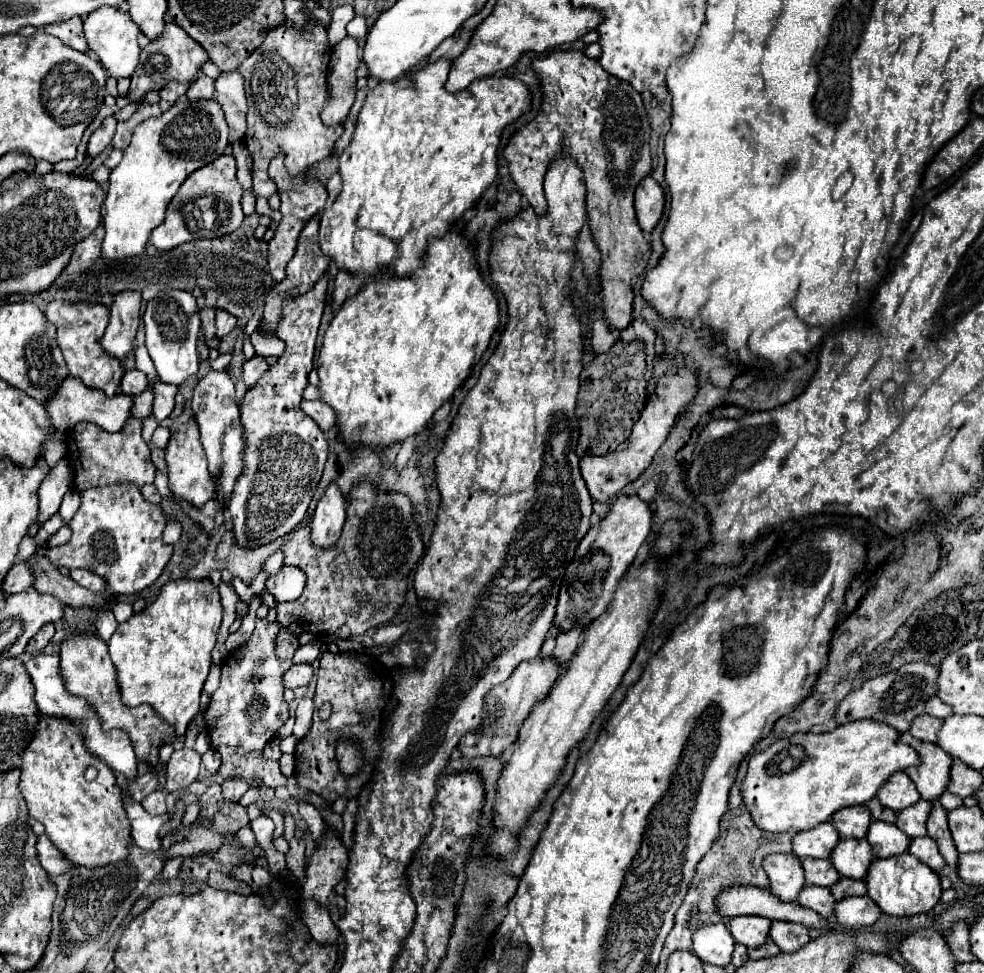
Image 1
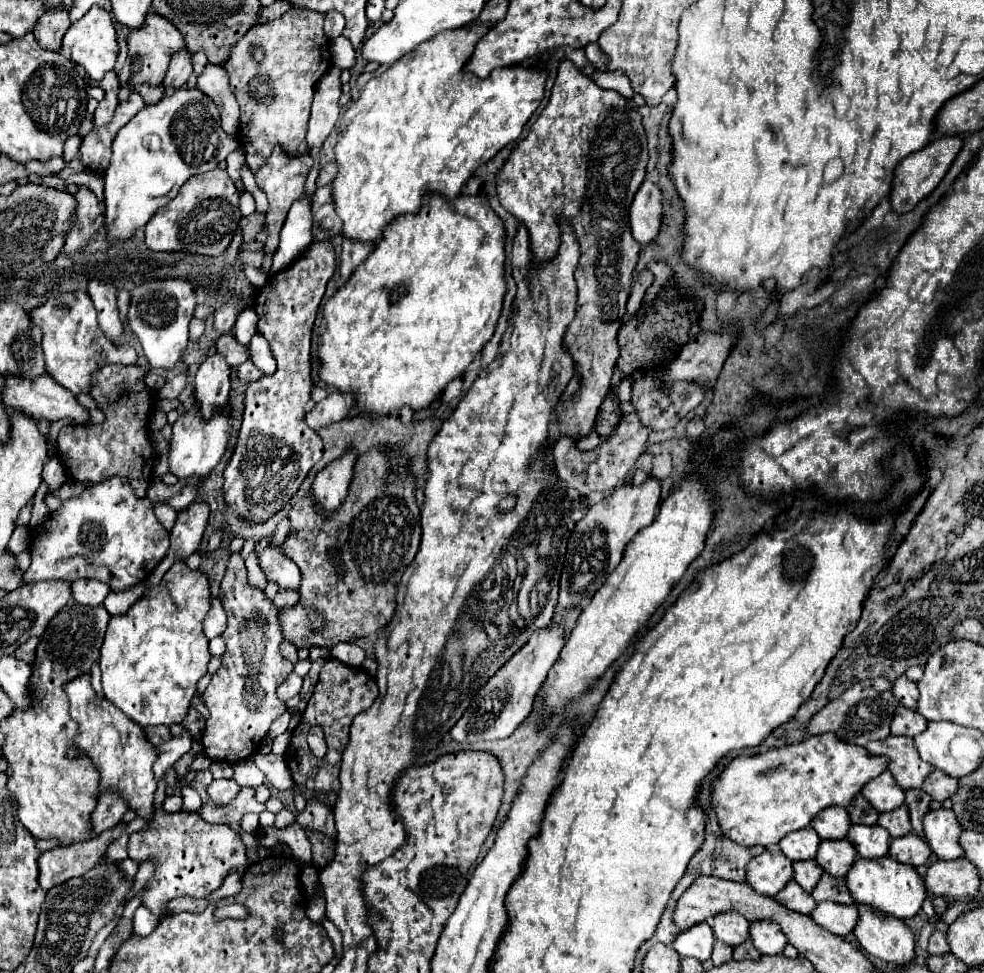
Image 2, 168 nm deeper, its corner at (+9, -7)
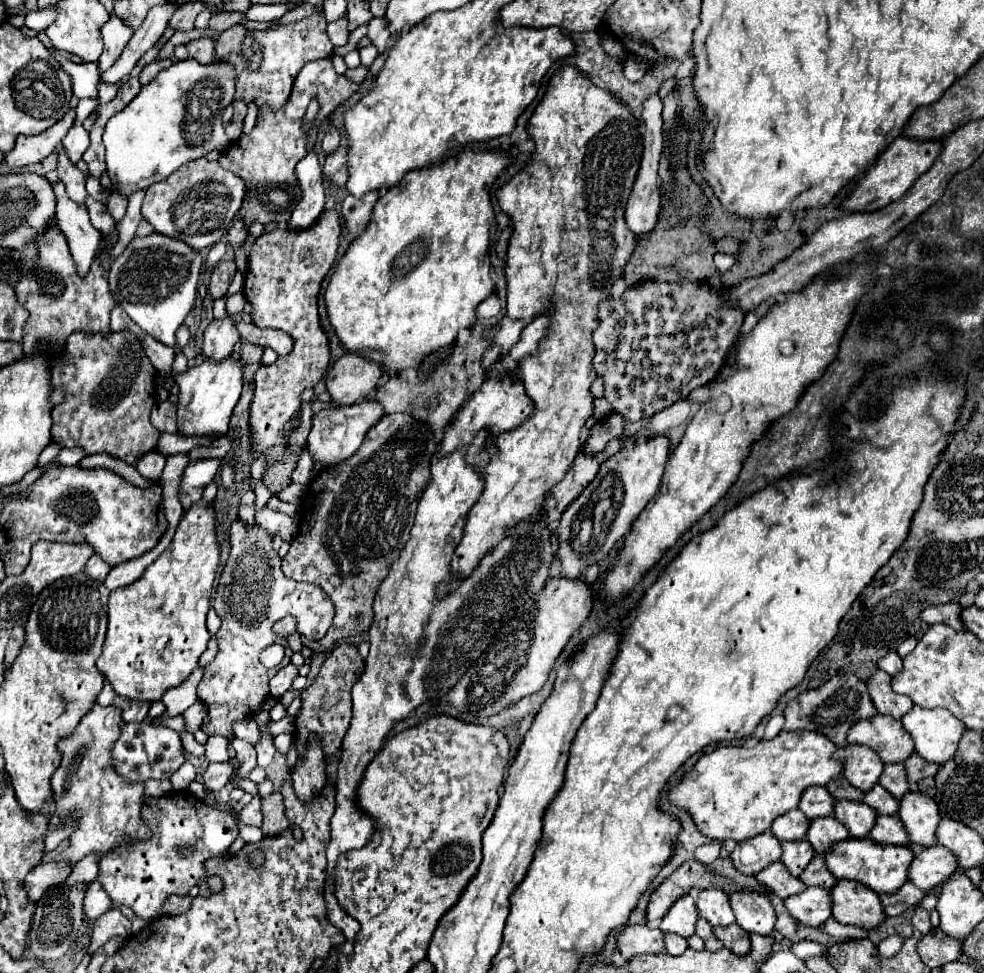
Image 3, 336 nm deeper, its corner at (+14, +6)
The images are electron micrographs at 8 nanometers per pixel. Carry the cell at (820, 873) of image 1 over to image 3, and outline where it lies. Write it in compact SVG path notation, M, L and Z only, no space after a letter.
M807 840L783 842L783 858L781 858L781 862L787 866L787 870L793 876L799 876L807 868L807 864L811 862L813 856L815 856L815 852L813 852L813 848L809 846Z

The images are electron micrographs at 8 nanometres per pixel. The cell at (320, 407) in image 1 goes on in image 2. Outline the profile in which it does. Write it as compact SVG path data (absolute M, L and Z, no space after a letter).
M330 391L330 395L316 403L316 407L306 415L306 423L310 429L318 431L334 421L342 421L348 417L350 409L354 407L354 395L342 395L340 391Z

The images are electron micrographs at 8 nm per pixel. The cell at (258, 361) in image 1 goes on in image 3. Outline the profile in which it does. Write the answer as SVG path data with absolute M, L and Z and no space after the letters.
M241 344L241 348L239 348L241 364L255 364L255 362L259 362L261 360L261 352L263 352L263 348L259 348L259 346Z

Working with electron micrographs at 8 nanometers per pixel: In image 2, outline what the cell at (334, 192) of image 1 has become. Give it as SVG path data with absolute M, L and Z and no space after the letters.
M328 163L328 165L324 165L324 167L322 167L322 171L320 171L320 175L318 175L316 185L318 185L318 187L324 187L326 183L332 183L332 181L334 181L336 171L338 171L336 163Z

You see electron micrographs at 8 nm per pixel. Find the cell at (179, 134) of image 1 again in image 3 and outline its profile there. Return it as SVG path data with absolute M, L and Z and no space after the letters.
M193 60L175 62L169 68L161 70L155 80L141 88L141 92L119 112L115 114L103 134L103 144L107 148L107 174L113 182L115 192L123 198L129 198L137 190L147 190L151 184L165 180L185 162L207 156L213 150L225 152L231 146L231 140L225 134L221 114L227 104L233 102L233 66L215 60L209 66L201 66Z

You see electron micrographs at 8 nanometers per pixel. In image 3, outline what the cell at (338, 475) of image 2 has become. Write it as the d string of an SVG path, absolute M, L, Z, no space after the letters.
M377 402L337 406L337 408L321 410L319 414L315 414L313 416L313 428L311 428L309 438L307 438L309 454L311 454L313 462L327 468L327 466L337 466L345 460L349 460L359 450L369 426L373 426L373 422L377 422L381 416L383 416L381 406L377 406Z

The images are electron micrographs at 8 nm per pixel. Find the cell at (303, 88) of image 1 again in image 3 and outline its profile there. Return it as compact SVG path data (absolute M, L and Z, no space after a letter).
M313 12L309 18L303 18L299 22L291 22L291 24L279 24L267 30L249 30L245 24L235 24L233 28L229 28L227 32L223 32L217 42L215 42L215 56L221 62L229 62L235 66L237 78L235 78L235 100L243 100L247 106L251 102L257 104L257 110L261 112L263 108L269 110L281 110L289 96L291 96L291 88L293 82L299 74L299 70L309 62L309 60L319 60L325 58L333 52L333 44L329 42L327 36L327 20L323 16L323 12Z

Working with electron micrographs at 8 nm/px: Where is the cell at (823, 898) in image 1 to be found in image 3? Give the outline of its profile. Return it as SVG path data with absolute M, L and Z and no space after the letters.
M783 862L771 864L769 868L761 870L761 874L757 874L755 878L757 878L759 884L769 888L773 894L777 894L783 900L793 896L793 894L799 894L799 892L803 892L807 888L799 878L789 874L789 870L785 868Z

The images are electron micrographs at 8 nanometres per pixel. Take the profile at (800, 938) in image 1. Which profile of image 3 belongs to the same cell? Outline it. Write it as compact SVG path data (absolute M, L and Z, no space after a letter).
M739 890L739 892L731 892L729 898L731 898L733 912L737 916L737 924L747 934L769 936L773 932L777 916L765 894L751 892L751 890Z

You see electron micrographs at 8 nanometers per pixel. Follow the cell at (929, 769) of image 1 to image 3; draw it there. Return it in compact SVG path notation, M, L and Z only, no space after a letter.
M881 714L877 718L853 724L847 734L847 742L869 746L885 764L905 762L915 752L913 740L909 738L909 732L903 730L901 722Z

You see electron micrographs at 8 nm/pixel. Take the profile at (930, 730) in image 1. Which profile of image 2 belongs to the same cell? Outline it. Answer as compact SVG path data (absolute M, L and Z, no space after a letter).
M902 705L902 707L898 707L898 711L894 711L890 733L914 737L914 735L922 733L926 729L926 725L928 725L928 721L922 715L918 715L916 711L910 711Z

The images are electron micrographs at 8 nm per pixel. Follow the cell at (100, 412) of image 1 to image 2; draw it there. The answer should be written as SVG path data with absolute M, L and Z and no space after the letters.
M38 375L38 379L6 379L4 377L4 389L2 389L2 399L6 403L6 409L16 409L24 411L26 415L34 417L36 421L58 421L58 419L74 419L80 425L88 423L88 411L66 391L60 387L50 375Z

